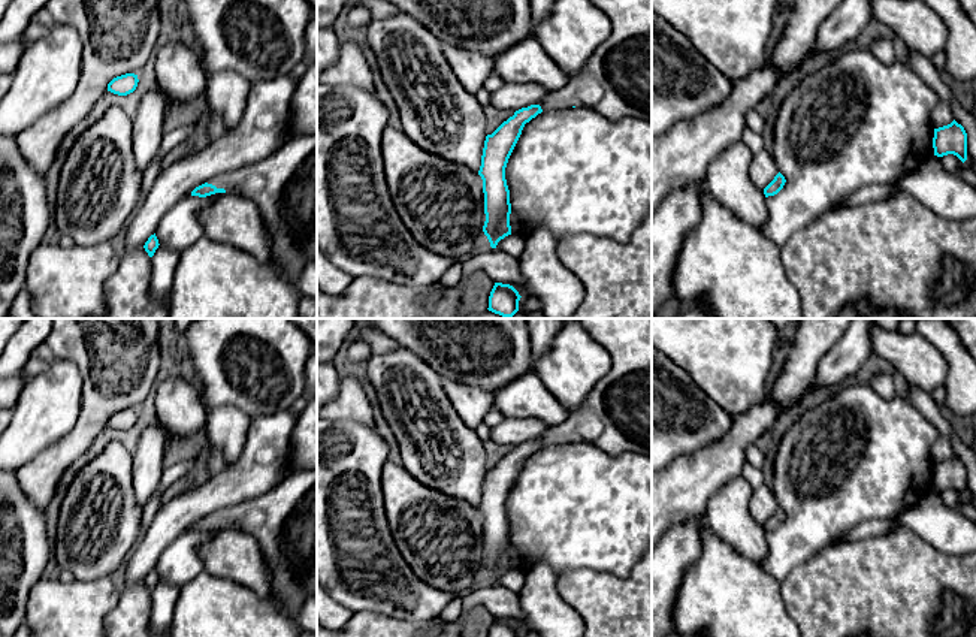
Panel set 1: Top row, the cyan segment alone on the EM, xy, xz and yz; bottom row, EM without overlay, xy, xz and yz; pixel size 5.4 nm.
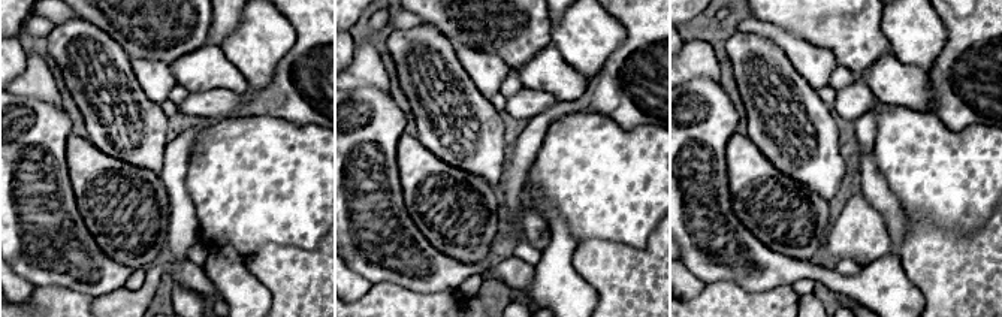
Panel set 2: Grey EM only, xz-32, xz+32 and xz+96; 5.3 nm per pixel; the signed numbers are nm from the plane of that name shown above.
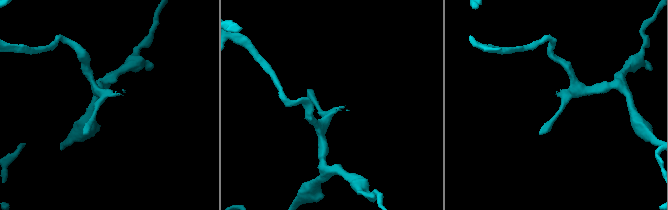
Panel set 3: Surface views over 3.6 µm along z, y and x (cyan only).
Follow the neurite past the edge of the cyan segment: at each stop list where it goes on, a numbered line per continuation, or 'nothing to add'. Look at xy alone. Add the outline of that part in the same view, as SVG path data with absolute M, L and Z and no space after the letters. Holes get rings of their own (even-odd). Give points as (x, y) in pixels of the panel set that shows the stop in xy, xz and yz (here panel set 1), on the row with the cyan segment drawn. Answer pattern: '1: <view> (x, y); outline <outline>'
1: xy (283, 186); outline M317 133L293 136L269 157L214 176L208 184L250 199L259 209L272 254L269 265L296 286L309 262L317 262Z

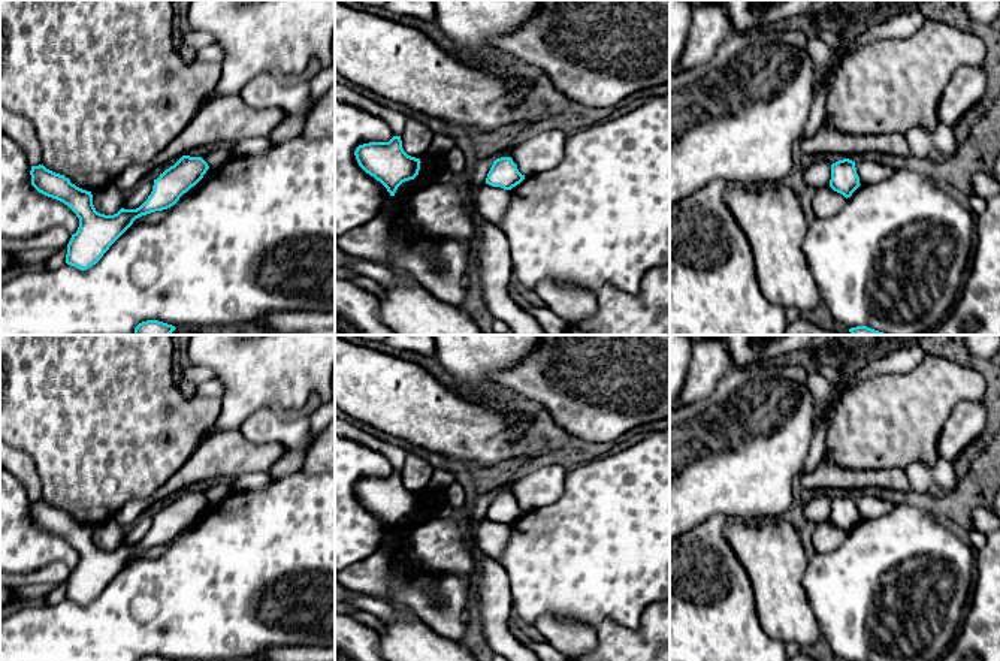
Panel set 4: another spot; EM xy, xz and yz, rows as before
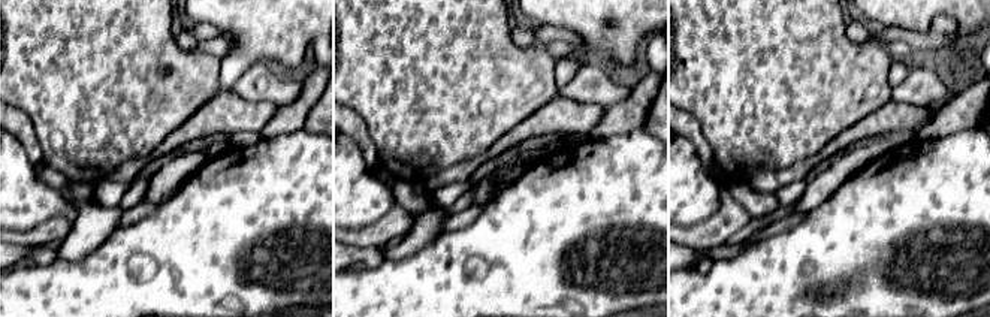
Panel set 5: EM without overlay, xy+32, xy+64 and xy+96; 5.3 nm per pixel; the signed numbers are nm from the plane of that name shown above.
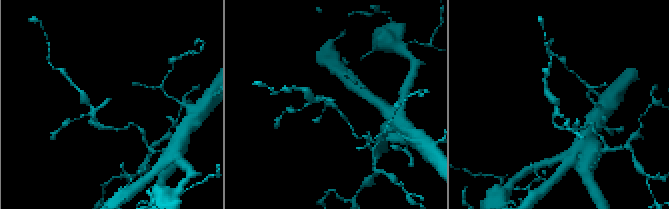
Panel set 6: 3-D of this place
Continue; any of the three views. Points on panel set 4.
nothing to add

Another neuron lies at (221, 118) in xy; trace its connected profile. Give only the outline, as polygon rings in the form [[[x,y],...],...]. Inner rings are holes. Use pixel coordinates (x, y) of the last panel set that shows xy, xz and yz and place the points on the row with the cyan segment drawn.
[[[239,96],[209,97],[187,127],[154,159],[154,166],[182,157],[193,148],[212,144],[235,144],[268,136],[288,112],[280,108],[251,108]]]

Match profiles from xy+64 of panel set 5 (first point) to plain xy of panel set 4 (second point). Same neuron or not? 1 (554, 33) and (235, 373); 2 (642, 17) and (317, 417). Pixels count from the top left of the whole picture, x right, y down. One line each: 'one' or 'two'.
1: two
2: two

